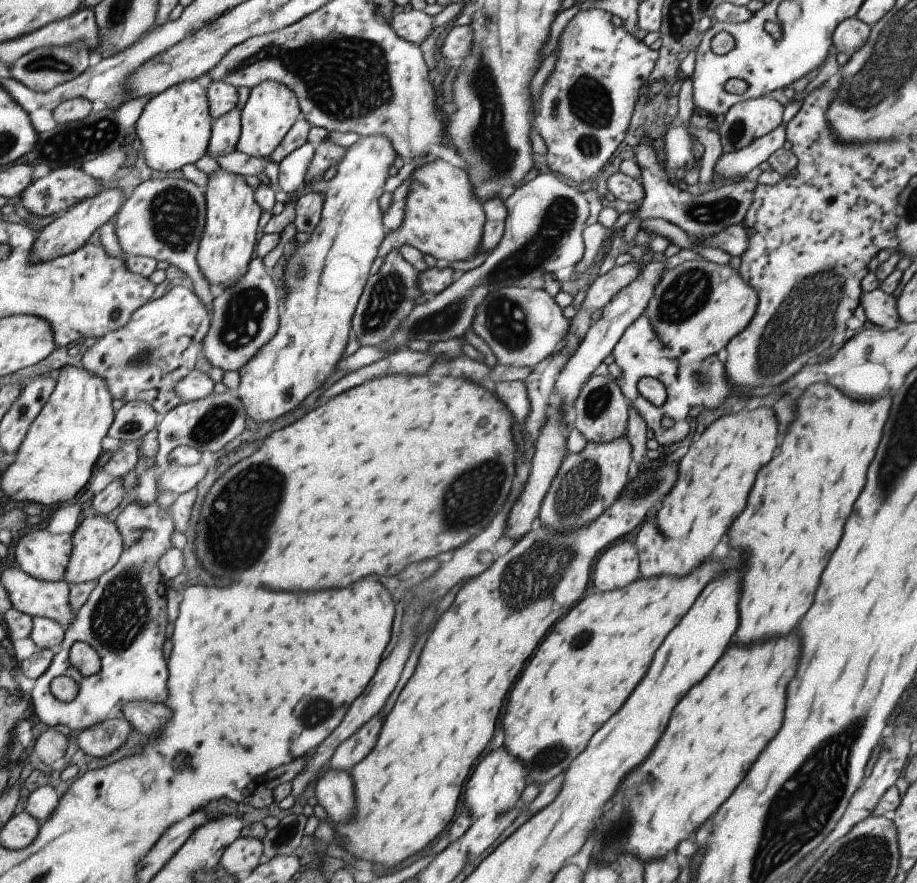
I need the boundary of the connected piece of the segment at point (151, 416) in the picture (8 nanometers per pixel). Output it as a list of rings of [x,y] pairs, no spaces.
[[[131,401],[122,405],[110,424],[107,436],[118,441],[135,442],[146,435],[160,416],[149,406],[149,403]]]

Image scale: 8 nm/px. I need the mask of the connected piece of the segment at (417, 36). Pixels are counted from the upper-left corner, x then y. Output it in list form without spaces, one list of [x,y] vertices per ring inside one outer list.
[[[415,9],[399,12],[391,17],[391,30],[404,41],[419,46],[434,29],[431,27],[432,16]]]

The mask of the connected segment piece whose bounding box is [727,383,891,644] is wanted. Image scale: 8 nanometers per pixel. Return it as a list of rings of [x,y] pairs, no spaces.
[[[827,383],[810,384],[801,392],[797,395],[797,416],[793,424],[789,424],[785,430],[783,442],[773,458],[757,471],[743,512],[727,530],[729,548],[745,554],[740,584],[745,586],[747,582],[747,590],[741,588],[741,596],[738,596],[737,644],[787,634],[811,606],[813,592],[819,584],[819,574],[825,568],[831,552],[837,548],[841,528],[865,484],[865,470],[875,456],[875,448],[881,440],[881,430],[889,414],[891,396],[881,396],[875,402],[855,402]]]

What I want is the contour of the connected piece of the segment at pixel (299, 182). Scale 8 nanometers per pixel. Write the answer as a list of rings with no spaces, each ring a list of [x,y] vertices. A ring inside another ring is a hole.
[[[303,143],[278,162],[278,185],[285,194],[299,190],[304,184],[304,174],[312,160],[314,148]]]

